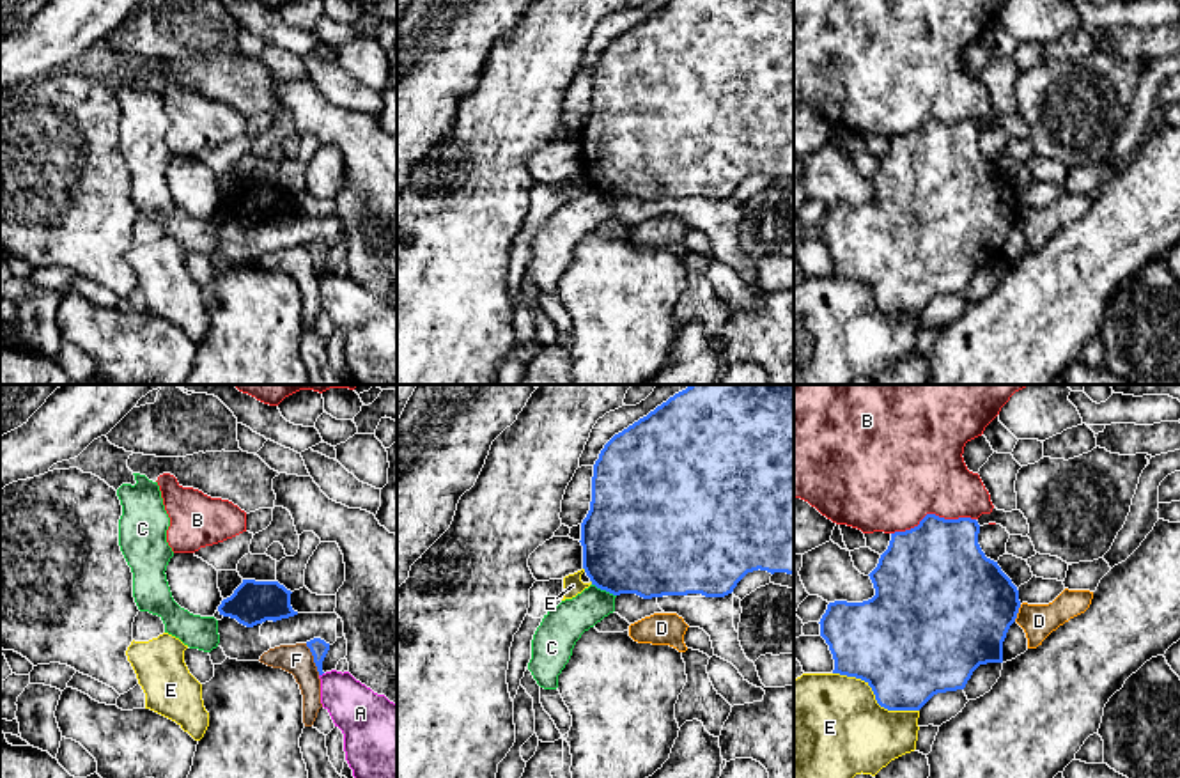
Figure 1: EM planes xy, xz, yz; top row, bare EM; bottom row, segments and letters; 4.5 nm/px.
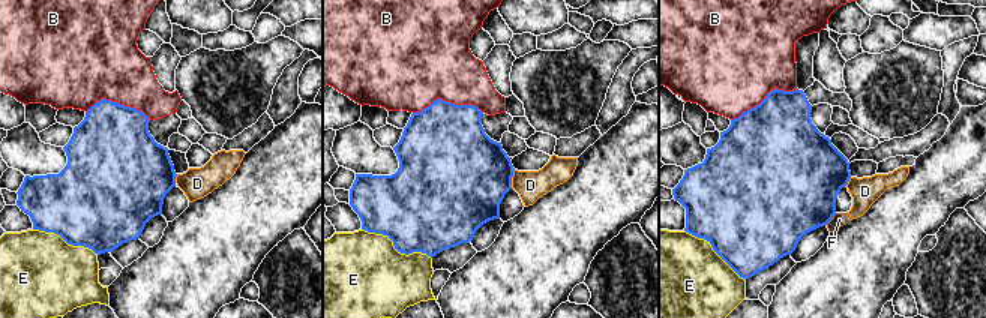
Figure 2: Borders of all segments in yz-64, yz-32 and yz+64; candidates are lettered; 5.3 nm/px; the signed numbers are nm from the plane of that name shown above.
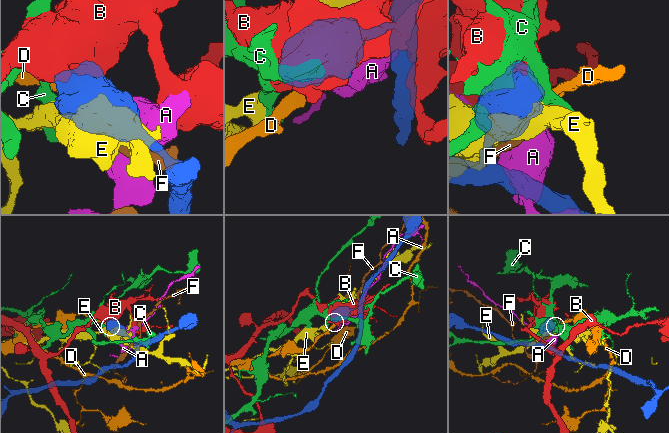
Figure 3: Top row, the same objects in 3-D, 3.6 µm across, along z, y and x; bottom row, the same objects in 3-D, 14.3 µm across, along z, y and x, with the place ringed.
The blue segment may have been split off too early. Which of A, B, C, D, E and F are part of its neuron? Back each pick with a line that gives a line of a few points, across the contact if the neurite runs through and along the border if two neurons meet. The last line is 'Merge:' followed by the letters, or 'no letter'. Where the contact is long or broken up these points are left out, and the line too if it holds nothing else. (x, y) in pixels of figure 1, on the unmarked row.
Merge: no letter

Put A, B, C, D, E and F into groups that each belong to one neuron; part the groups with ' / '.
A / B / C / D F / E

